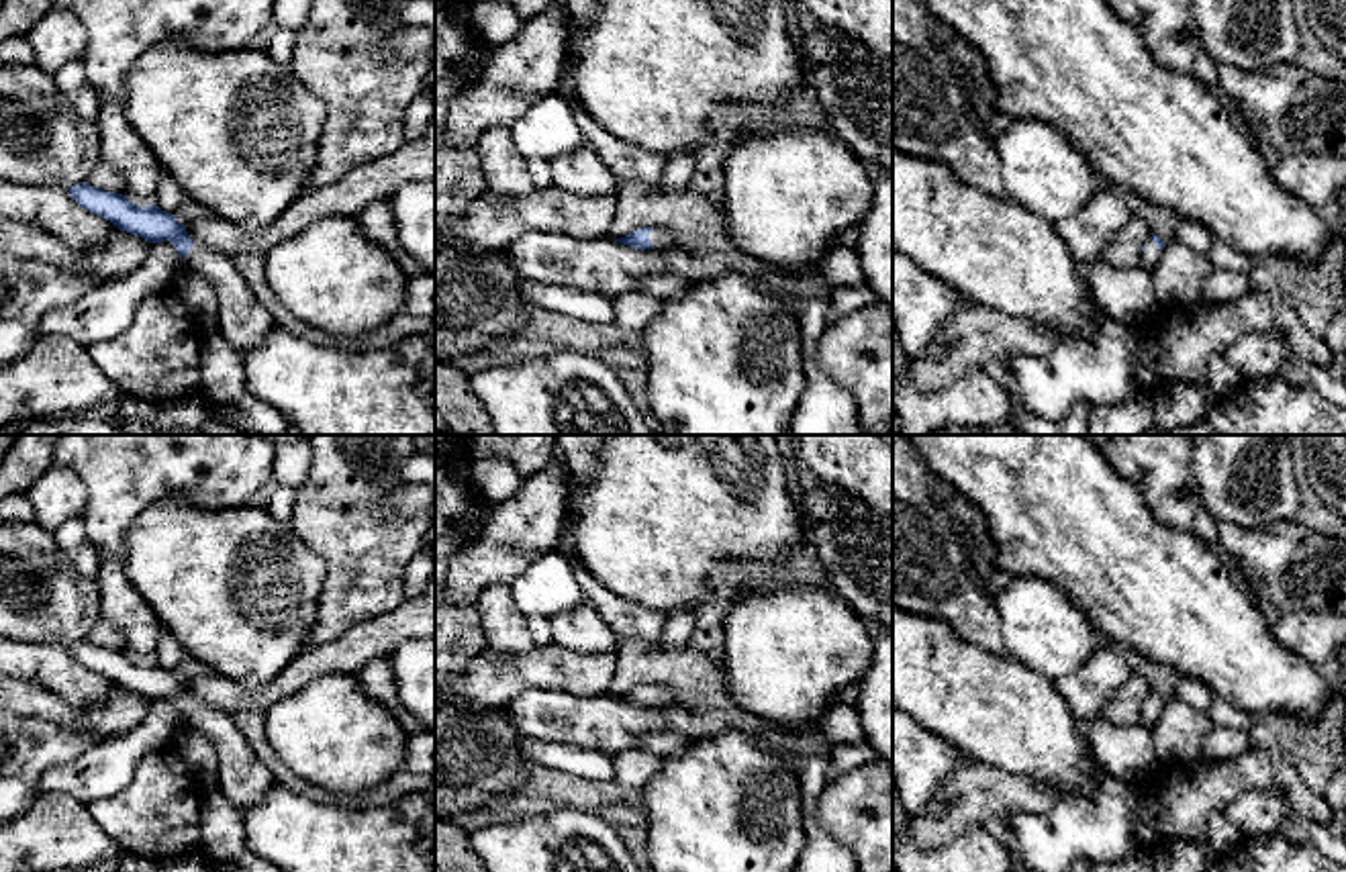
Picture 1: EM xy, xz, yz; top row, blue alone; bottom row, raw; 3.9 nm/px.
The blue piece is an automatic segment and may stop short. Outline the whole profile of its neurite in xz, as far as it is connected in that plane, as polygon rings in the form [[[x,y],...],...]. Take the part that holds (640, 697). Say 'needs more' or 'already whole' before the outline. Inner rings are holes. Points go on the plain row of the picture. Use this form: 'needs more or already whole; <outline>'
needs more; [[[643,684],[639,688],[633,688],[627,694],[617,696],[623,703],[635,705],[635,707],[656,707],[666,709],[676,705],[674,694],[668,688]]]

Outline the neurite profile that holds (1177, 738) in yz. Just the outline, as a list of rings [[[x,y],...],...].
[[[1170,698],[1162,707],[1150,739],[1158,764],[1189,764],[1201,756],[1203,741],[1213,729],[1207,713]]]

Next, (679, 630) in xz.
[[[680,609],[668,615],[668,623],[662,633],[660,649],[678,651],[690,645],[690,637],[696,625],[696,615],[688,609]]]

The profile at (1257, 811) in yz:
[[[1248,790],[1228,809],[1230,823],[1244,835],[1254,837],[1275,831],[1293,815],[1289,801],[1275,790]]]

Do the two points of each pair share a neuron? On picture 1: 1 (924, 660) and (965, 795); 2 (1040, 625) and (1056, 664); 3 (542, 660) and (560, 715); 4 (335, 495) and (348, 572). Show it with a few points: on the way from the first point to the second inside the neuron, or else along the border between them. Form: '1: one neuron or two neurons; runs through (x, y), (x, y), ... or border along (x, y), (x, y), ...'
1: two neurons; border along (969, 760), (1016, 774)
2: one neuron; runs through (1050, 636), (1056, 654)
3: two neurons; border along (599, 695), (525, 689), (507, 703)
4: one neuron; runs through (338, 513), (348, 534), (348, 554)

